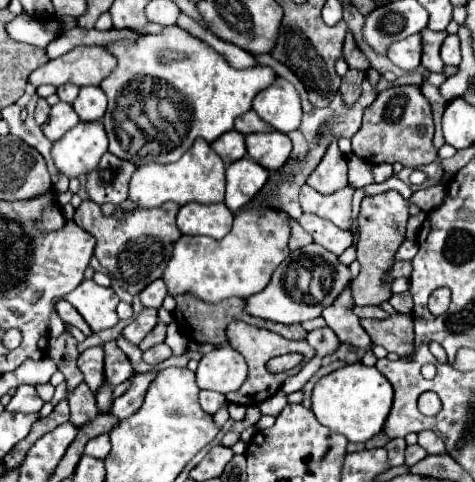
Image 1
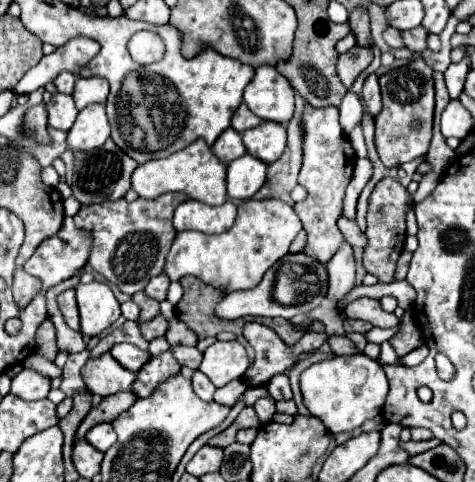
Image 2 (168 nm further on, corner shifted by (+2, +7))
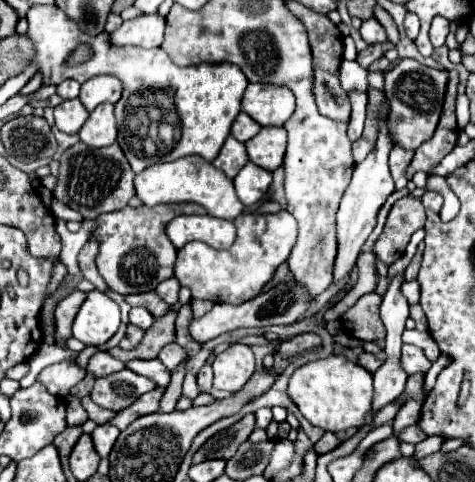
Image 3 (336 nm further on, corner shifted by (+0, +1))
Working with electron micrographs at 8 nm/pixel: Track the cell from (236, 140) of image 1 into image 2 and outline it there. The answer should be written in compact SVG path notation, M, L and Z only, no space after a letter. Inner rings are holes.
M226 128L212 144L212 150L224 164L230 164L232 160L246 154L246 148L242 144L242 136L234 128Z

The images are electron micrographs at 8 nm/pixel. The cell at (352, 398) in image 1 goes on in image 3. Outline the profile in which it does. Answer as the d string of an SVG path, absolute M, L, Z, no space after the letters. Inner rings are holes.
M332 354L328 358L306 362L296 368L288 380L288 396L312 426L328 432L358 428L364 422L364 416L370 412L372 374L350 362L346 356Z

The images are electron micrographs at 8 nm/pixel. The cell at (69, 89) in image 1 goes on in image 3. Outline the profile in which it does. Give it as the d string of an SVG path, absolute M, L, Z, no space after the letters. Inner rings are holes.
M64 80L62 84L58 84L58 94L66 100L66 98L78 98L80 92L80 84L74 80Z

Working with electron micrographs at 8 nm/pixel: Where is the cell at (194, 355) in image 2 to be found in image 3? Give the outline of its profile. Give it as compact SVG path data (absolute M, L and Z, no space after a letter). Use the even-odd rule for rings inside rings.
M191 371L187 372L185 375L182 394L186 396L186 398L190 398L190 400L194 400L194 398L198 396L198 388L196 388L196 376Z

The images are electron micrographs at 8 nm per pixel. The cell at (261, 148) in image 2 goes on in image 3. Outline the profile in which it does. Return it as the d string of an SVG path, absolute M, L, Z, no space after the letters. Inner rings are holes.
M262 128L252 140L246 142L248 156L260 168L274 172L282 166L286 152L286 130L284 128Z

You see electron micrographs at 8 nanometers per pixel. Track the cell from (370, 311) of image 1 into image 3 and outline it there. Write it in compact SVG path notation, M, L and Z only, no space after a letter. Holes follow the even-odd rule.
M366 294L356 300L352 308L348 308L340 316L340 324L344 332L358 340L380 340L386 336L386 328L382 326L382 320L378 318L378 306L382 302L382 296L378 294Z

